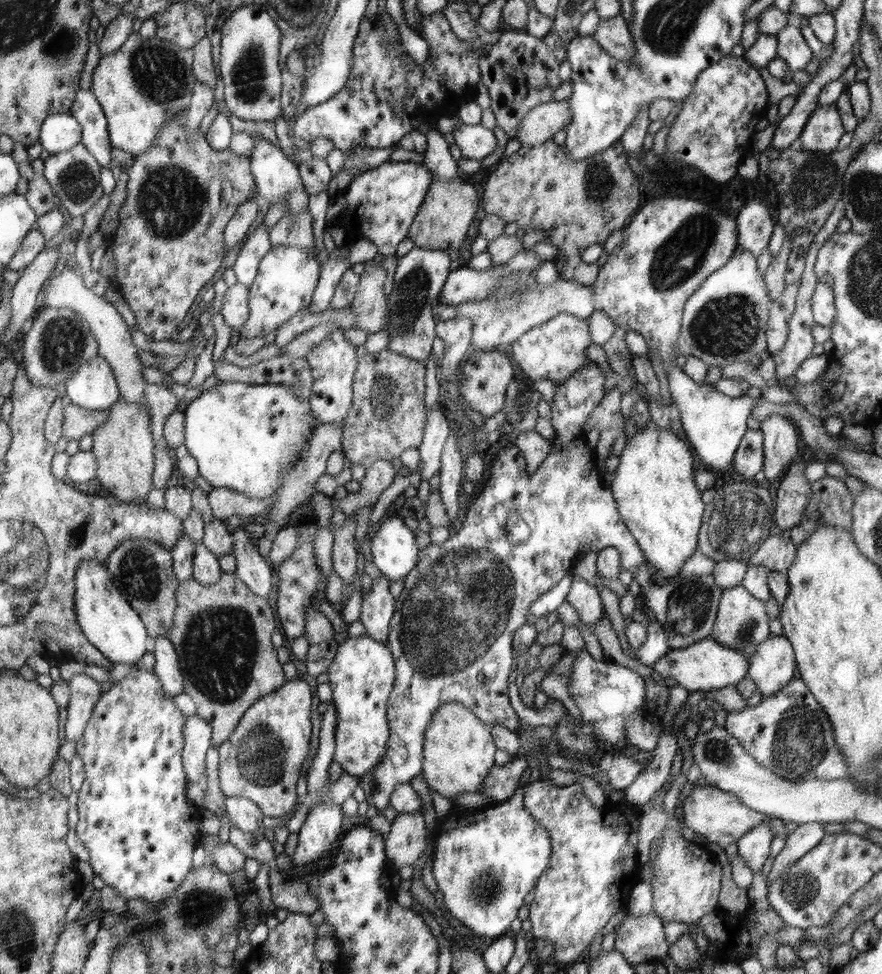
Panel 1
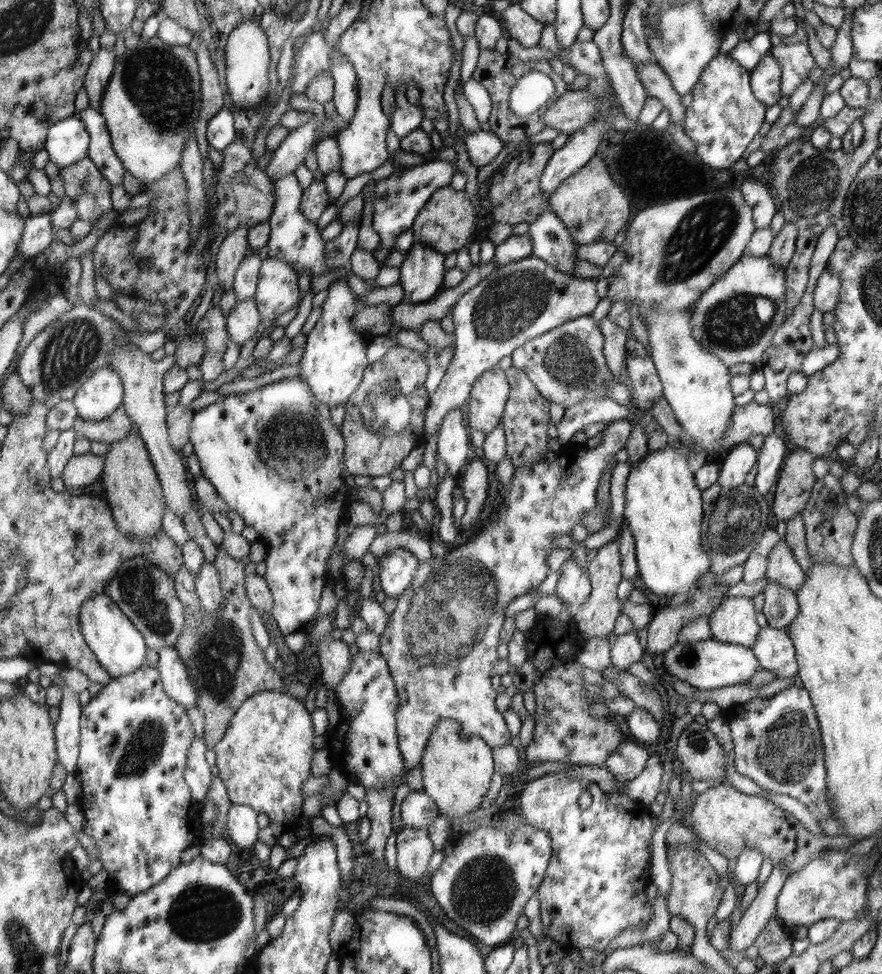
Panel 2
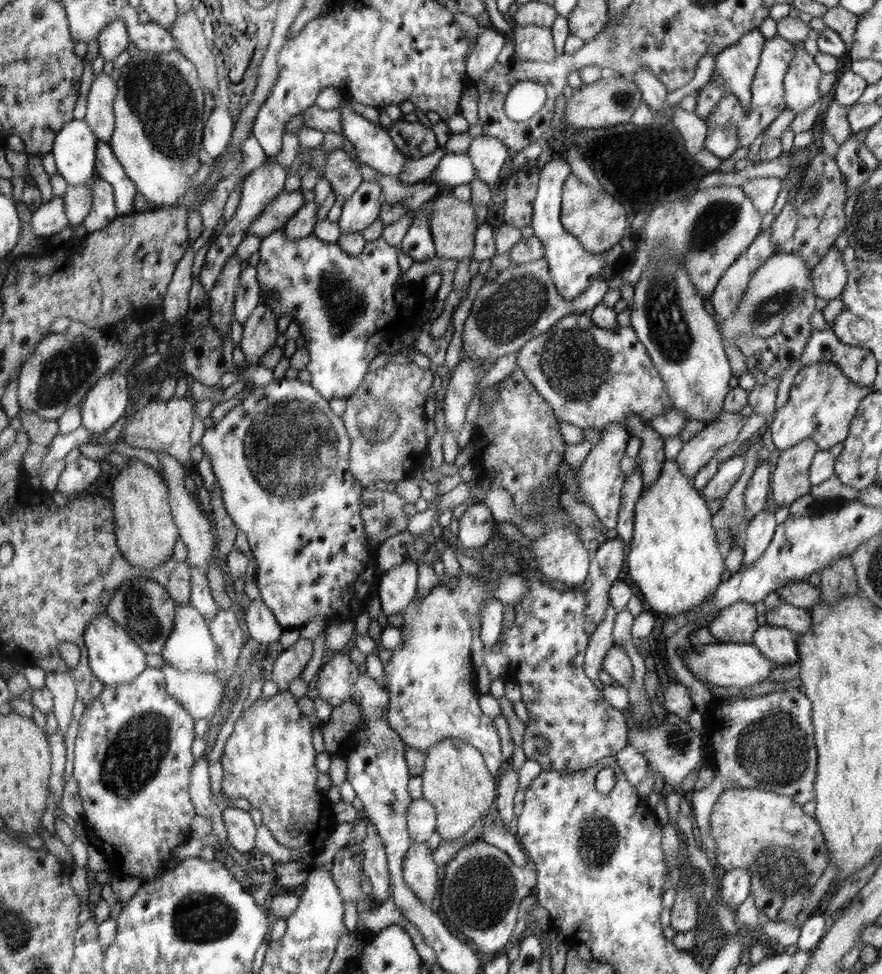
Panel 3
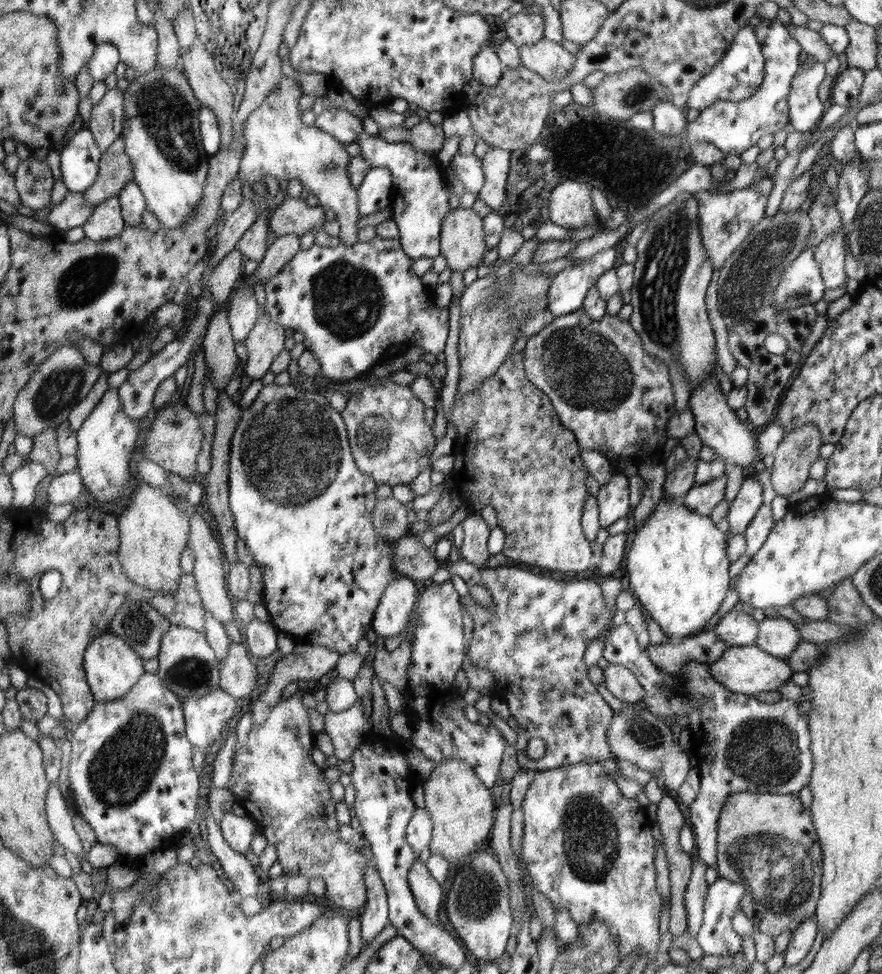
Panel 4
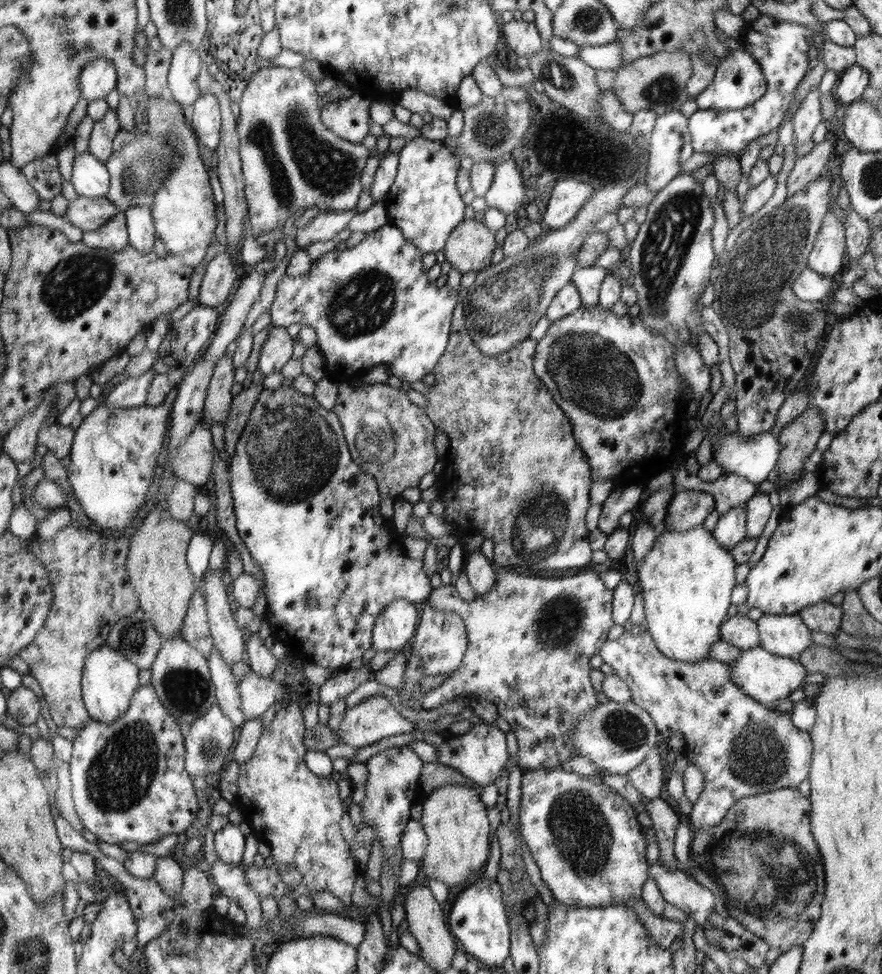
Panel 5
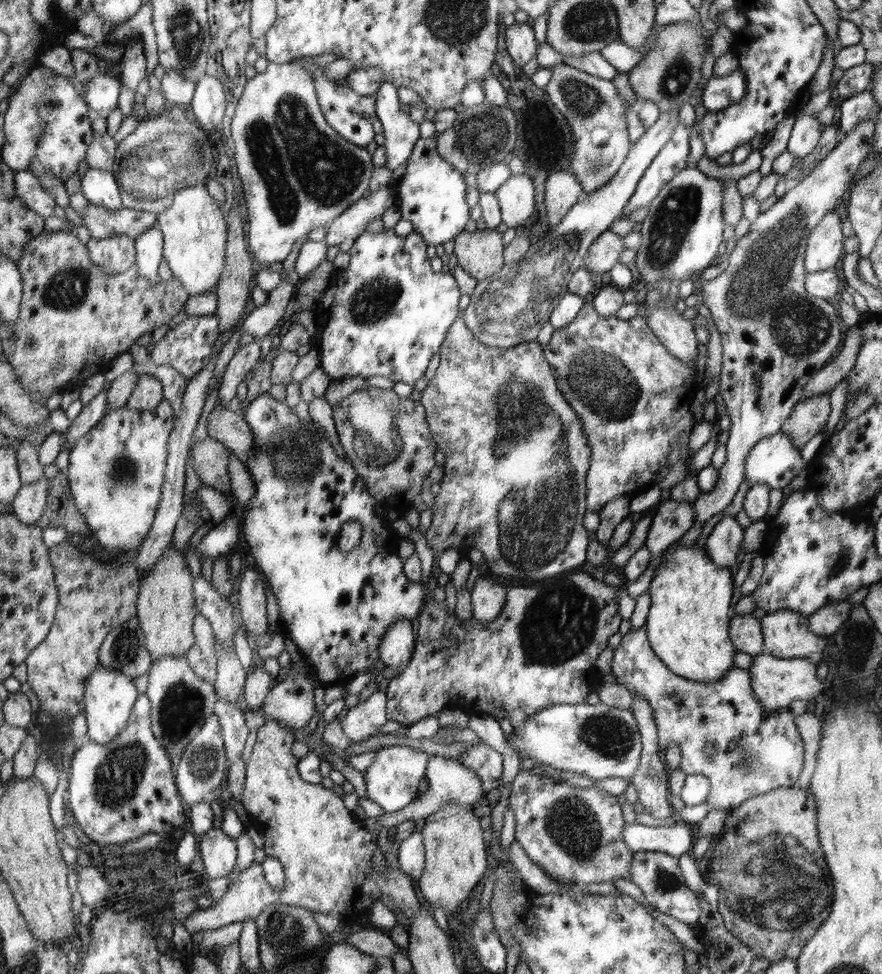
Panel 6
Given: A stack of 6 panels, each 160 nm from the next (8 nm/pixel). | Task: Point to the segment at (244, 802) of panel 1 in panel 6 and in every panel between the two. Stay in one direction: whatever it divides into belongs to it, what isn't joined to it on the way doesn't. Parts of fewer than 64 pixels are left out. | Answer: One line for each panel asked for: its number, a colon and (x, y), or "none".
2: (241, 824)
3: (241, 831)
4: (238, 831)
5: (230, 842)
6: (219, 852)

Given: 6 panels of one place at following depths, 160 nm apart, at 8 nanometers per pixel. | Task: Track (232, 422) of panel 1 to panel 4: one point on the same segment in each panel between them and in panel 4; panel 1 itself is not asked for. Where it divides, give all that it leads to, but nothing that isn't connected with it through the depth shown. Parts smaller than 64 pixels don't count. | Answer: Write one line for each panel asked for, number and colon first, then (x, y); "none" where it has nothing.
2: (274, 455)
3: (282, 458)
4: (303, 507)

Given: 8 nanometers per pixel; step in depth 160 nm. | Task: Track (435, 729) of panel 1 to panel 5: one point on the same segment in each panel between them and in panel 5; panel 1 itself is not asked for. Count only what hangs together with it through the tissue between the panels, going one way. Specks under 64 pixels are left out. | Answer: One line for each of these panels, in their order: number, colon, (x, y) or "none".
2: (456, 769)
3: (457, 782)
4: (462, 808)
5: (454, 818)

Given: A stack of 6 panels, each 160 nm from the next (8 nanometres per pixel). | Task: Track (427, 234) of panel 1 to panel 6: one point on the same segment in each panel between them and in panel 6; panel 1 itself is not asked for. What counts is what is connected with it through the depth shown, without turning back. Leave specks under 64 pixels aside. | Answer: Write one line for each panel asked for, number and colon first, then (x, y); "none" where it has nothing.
2: (445, 224)
3: (453, 223)
4: (462, 244)
5: (469, 248)
6: (479, 253)

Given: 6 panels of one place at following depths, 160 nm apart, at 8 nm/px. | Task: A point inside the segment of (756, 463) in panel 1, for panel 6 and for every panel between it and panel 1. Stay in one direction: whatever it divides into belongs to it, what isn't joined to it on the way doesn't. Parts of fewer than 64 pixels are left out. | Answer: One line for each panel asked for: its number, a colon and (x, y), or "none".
2: (740, 460)
3: (728, 472)
4: (701, 499)
5: (688, 509)
6: (672, 519)

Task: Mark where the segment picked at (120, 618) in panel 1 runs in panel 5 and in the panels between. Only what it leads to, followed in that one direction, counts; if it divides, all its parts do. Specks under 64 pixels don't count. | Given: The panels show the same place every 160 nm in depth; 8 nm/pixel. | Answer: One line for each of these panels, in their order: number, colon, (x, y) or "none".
2: (120, 648)
3: (115, 658)
4: (112, 668)
5: (110, 680)

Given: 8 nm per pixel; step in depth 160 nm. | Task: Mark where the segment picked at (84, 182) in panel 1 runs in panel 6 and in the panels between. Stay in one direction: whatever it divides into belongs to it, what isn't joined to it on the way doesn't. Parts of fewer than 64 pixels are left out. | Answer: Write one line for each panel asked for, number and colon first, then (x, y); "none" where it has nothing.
2: (83, 182)
3: (103, 211)
4: (107, 222)
5: (113, 236)
6: (117, 254)

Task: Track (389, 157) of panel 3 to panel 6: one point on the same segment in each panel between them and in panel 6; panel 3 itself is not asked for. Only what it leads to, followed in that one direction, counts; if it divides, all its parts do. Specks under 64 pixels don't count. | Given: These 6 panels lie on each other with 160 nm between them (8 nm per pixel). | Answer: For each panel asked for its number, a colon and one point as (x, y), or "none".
4: (420, 203)
5: (424, 203)
6: (431, 194)

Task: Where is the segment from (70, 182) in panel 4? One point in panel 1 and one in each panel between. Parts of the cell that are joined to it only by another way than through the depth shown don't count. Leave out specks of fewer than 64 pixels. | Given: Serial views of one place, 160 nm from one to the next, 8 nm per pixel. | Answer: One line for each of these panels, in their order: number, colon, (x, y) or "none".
1: (59, 132)
2: (68, 140)
3: (75, 149)

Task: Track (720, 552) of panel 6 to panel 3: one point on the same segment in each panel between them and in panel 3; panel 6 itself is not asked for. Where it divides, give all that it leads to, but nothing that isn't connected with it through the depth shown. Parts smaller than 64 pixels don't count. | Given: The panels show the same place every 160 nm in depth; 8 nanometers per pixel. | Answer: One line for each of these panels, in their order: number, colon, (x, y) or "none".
3: (756, 493)
4: (748, 499)
5: (731, 528)

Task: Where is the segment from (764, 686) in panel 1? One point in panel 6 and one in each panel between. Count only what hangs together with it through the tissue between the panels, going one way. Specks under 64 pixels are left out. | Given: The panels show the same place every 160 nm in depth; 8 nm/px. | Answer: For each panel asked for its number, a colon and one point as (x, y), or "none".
2: (774, 649)
3: (778, 644)
4: (778, 636)
5: (782, 635)
6: (786, 634)

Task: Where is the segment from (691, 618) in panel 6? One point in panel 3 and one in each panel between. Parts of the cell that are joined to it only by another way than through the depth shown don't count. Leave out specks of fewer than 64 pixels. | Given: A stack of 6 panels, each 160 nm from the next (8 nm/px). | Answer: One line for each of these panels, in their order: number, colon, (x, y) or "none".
3: (673, 558)
4: (677, 565)
5: (687, 578)

